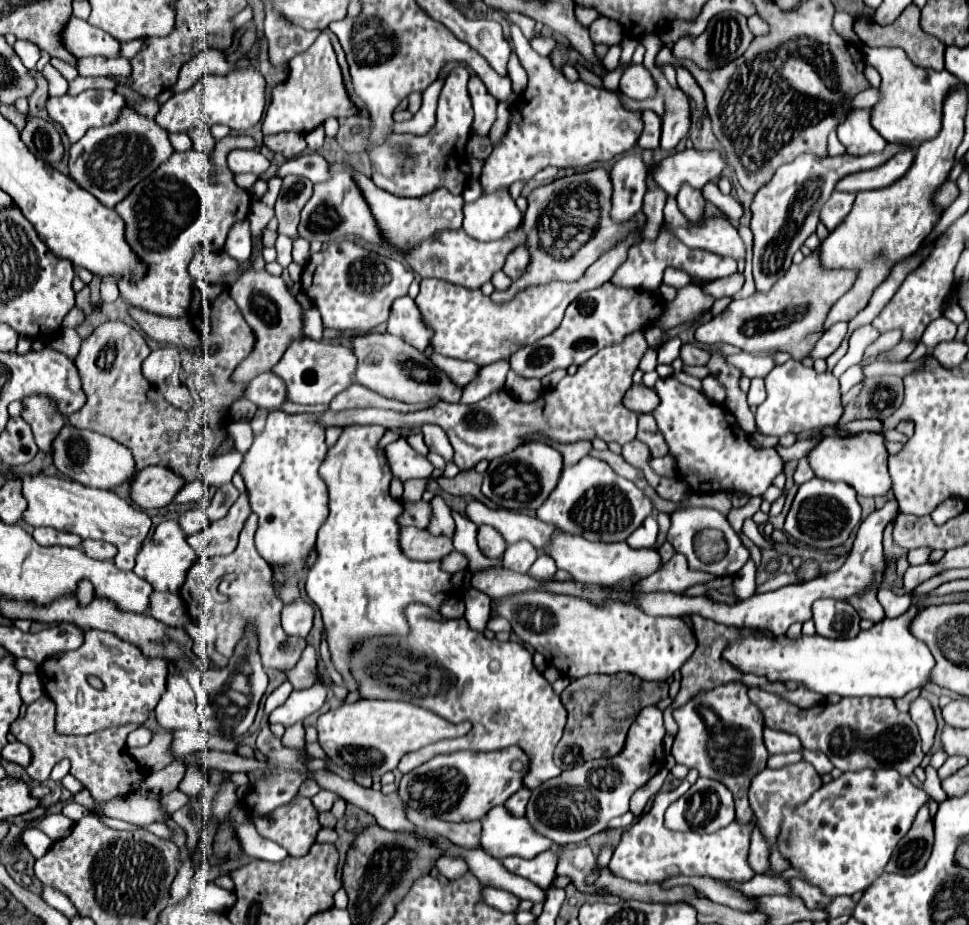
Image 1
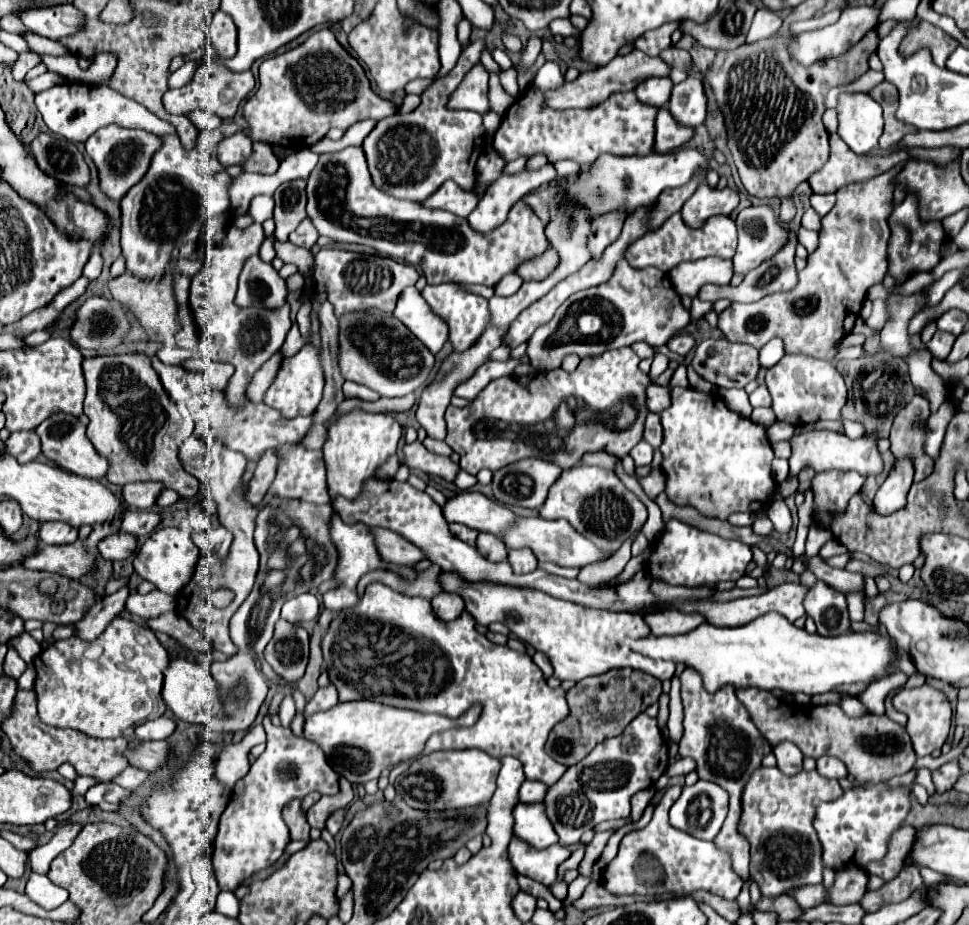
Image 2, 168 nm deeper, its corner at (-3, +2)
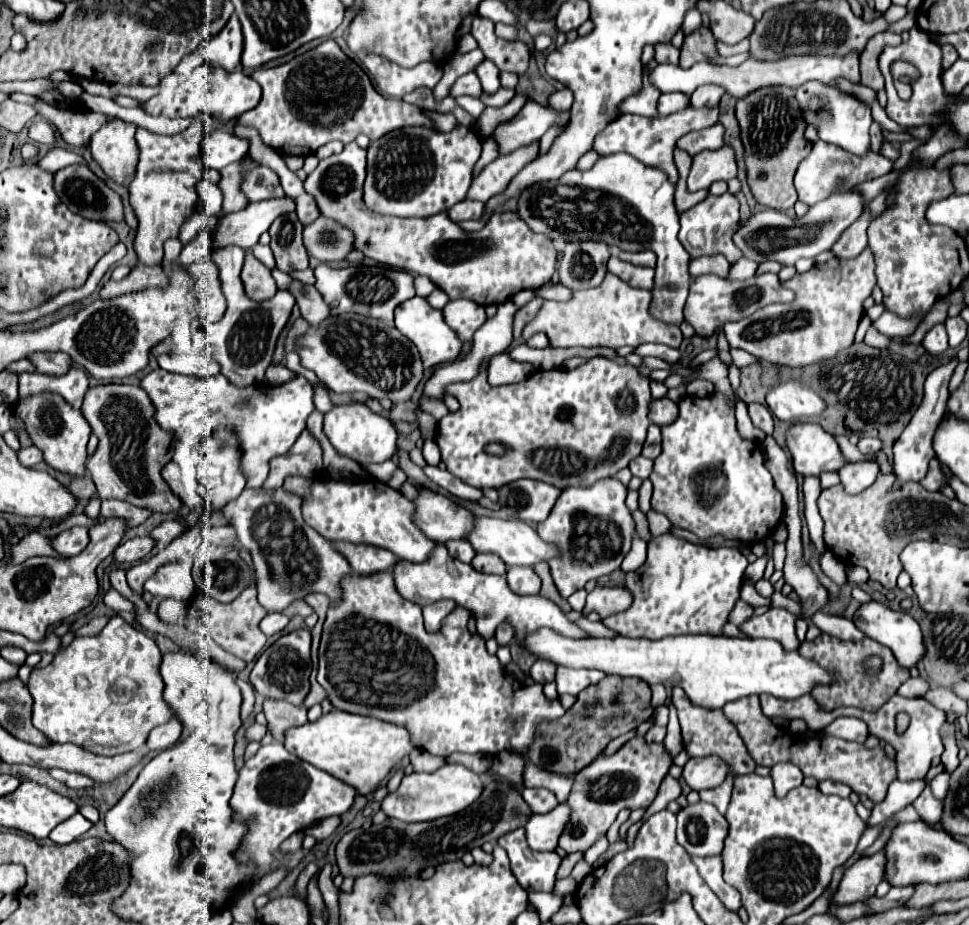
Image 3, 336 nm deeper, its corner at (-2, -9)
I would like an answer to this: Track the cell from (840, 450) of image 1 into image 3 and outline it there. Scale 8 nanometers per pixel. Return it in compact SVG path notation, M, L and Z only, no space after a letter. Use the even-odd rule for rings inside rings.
M794 424L786 432L786 440L788 440L788 450L792 454L792 460L794 460L794 470L800 476L820 476L822 472L838 472L842 466L848 464L836 438L824 432L818 424Z

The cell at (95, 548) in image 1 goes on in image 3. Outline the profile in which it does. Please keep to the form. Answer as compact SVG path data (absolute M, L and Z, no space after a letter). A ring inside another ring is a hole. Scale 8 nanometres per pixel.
M150 536L146 538L132 538L128 542L122 542L114 552L112 552L112 558L114 562L118 564L132 564L132 562L138 562L142 560L144 556L150 554L150 550L154 548L154 540Z

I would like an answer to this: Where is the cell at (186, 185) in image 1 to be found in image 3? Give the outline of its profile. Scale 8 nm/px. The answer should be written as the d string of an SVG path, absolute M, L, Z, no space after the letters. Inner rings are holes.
M192 124L188 130L174 136L158 136L144 128L138 128L136 142L140 148L140 162L136 168L136 176L128 186L130 206L138 218L138 230L134 238L138 264L160 264L162 244L168 238L178 238L180 226L198 210L196 184L204 178L202 138L202 124Z

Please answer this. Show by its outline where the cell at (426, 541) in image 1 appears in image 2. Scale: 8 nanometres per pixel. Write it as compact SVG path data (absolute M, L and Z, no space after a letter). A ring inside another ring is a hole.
M371 529L371 533L375 535L375 547L383 561L395 565L413 565L423 559L423 553L415 545L407 543L407 539L401 535L387 529Z

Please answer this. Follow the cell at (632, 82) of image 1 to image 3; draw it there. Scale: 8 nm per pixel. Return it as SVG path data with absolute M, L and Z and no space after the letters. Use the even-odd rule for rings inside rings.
M672 92L672 94L662 94L658 98L658 114L660 116L668 116L668 114L674 114L678 110L684 110L688 106L688 96L686 94L678 94L678 92Z

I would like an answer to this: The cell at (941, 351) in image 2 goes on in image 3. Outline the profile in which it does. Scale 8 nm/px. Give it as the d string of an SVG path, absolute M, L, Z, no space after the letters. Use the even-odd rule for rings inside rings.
M936 324L922 340L922 346L926 348L926 352L930 352L932 356L938 356L942 352L948 350L948 336L944 330L944 324Z

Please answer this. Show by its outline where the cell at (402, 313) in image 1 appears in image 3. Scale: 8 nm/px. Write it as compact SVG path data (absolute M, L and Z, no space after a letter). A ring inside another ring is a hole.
M414 296L414 298L406 300L406 302L402 302L402 306L398 306L398 310L394 314L396 314L396 328L416 344L416 348L418 348L418 352L422 356L424 368L454 362L458 358L462 342L458 342L456 332L444 322L442 310L434 310L434 308L428 306L428 302L424 298Z

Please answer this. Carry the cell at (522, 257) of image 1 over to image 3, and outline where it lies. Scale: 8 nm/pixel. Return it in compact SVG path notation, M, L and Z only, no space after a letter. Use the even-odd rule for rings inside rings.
M550 280L546 286L540 286L540 288L532 288L536 292L536 296L542 296L544 300L568 300L572 290L562 286L560 282L554 282Z

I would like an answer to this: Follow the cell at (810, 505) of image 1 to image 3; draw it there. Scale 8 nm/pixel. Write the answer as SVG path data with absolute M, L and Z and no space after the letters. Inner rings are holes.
M876 460L872 462L850 462L846 464L838 476L840 476L840 484L844 484L844 490L848 494L858 494L862 490L866 490L868 486L872 486L878 478L880 470Z

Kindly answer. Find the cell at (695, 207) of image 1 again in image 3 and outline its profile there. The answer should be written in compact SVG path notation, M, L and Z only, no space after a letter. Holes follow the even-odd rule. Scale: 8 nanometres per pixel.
M726 192L722 196L708 196L704 202L680 212L680 242L692 258L710 256L710 254L724 254L730 262L736 262L742 254L732 242L732 234L738 230L738 200L734 194Z

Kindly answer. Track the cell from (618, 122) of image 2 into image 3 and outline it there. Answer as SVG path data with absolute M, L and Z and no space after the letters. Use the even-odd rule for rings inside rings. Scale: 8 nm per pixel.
M686 108L682 112L670 114L670 116L658 116L658 118L646 118L646 116L636 116L636 114L620 114L616 120L612 120L602 132L596 134L592 150L598 152L598 156L608 156L616 152L626 152L646 166L656 166L664 170L670 178L670 182L678 182L678 170L674 166L674 146L680 136L692 130L702 130L706 126L712 126L718 120L718 108L712 110L694 110Z

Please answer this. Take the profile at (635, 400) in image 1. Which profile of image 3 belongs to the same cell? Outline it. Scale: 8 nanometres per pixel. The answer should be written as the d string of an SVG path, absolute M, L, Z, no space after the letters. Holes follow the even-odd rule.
M668 398L652 400L650 402L650 414L648 414L648 418L656 426L670 424L670 422L674 422L674 418L678 418L678 406L676 406L676 402L672 402Z

